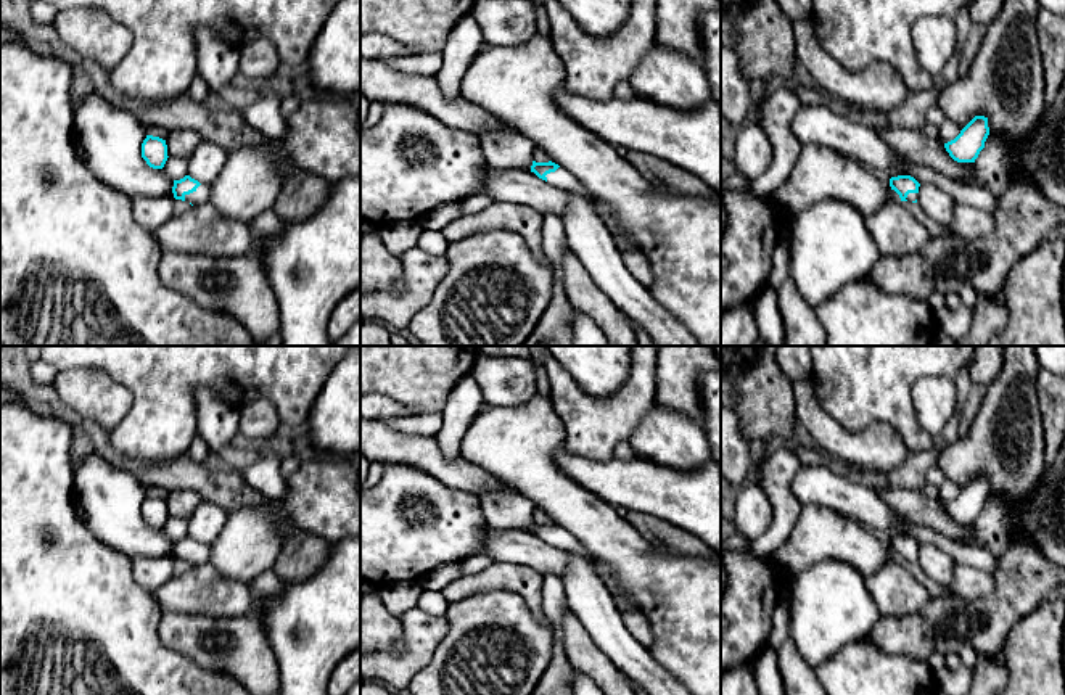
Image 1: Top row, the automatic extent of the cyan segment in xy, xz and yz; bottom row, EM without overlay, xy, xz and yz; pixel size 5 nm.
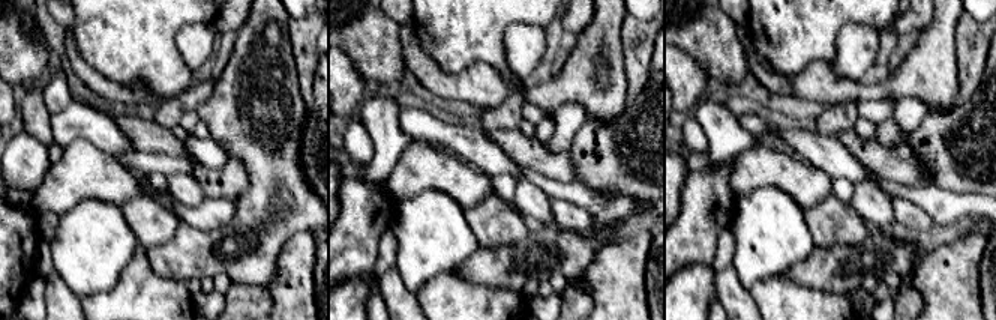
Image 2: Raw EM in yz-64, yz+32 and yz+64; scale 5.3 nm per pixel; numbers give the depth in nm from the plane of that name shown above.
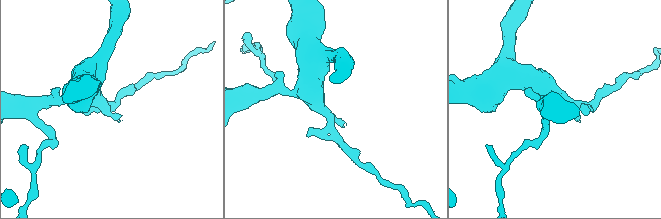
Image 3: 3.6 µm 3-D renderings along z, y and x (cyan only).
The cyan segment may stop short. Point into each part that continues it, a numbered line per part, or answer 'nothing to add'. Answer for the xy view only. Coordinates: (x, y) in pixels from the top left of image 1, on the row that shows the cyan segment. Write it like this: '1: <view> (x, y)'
1: xy (201, 195)

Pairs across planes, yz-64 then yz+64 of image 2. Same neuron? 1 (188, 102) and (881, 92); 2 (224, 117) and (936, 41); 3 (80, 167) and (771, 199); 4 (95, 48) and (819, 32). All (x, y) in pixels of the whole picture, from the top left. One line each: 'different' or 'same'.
1: different
2: same
3: different
4: same

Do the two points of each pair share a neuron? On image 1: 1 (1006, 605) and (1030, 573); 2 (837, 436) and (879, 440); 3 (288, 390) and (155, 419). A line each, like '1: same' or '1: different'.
1: same
2: same
3: same

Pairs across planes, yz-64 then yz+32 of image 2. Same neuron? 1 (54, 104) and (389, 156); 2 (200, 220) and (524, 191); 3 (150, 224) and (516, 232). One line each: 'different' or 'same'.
1: same
2: different
3: same

